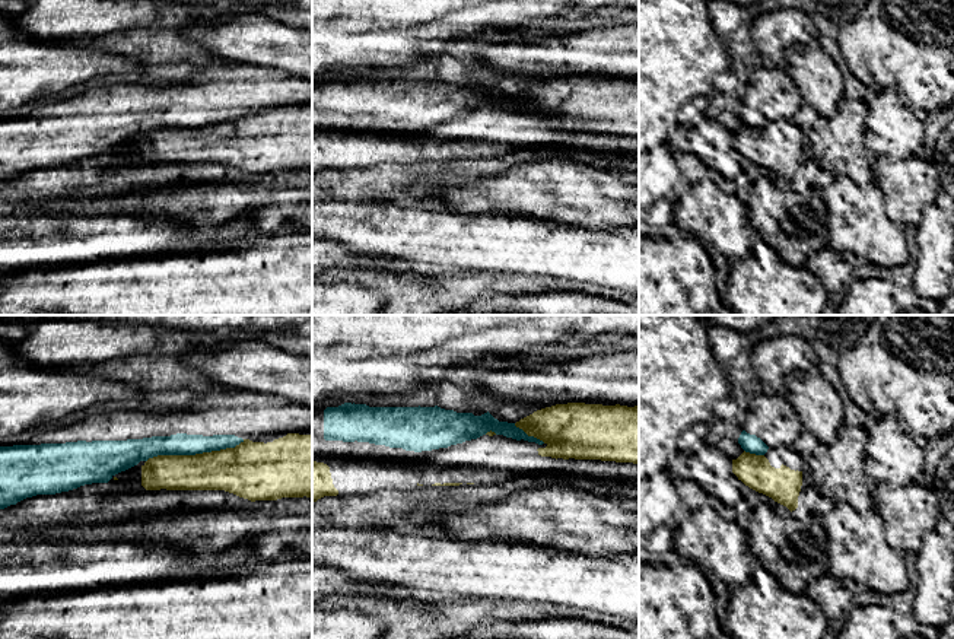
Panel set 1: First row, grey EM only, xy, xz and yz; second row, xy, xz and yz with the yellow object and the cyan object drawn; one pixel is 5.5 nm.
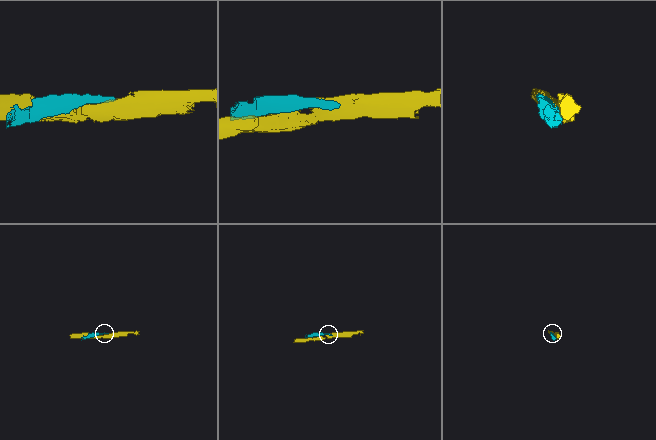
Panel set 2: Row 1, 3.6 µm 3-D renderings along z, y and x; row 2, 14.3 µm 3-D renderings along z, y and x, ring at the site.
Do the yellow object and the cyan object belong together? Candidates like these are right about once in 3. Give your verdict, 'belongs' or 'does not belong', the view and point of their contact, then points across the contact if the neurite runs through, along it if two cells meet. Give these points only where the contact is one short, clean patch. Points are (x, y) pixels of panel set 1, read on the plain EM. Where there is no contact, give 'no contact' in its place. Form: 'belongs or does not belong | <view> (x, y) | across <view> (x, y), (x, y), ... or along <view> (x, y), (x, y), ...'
does not belong | xy (196, 127)

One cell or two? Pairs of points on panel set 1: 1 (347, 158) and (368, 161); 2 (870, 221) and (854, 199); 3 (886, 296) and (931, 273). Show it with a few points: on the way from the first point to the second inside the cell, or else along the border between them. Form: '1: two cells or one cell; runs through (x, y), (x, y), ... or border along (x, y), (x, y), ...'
1: one cell; runs through (352, 158), (363, 159)
2: one cell; runs through (865, 215), (856, 204)
3: two cells; border along (912, 285), (919, 295), (932, 299)

